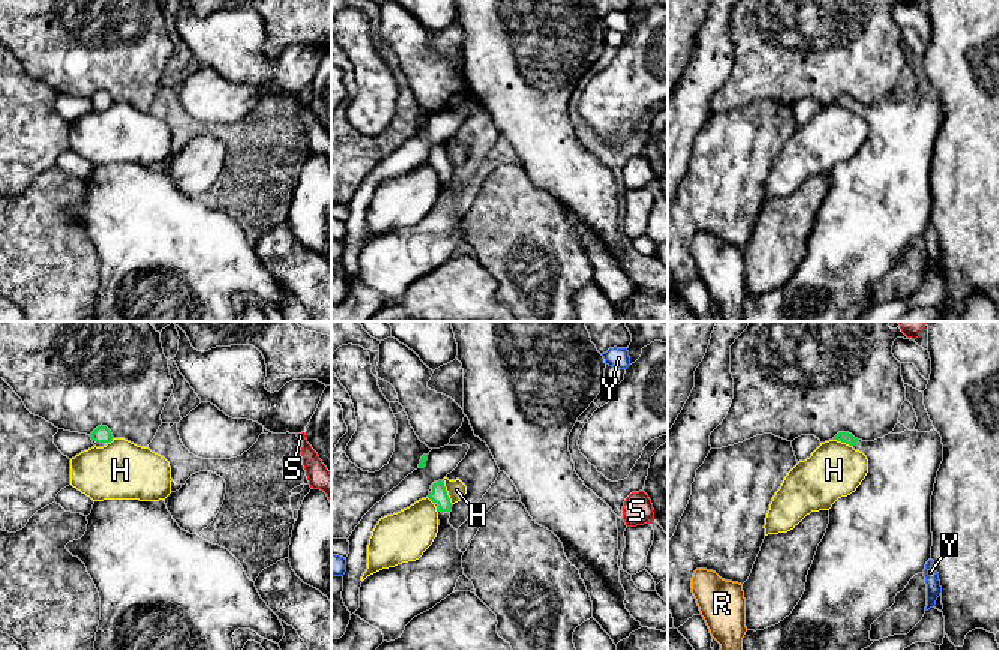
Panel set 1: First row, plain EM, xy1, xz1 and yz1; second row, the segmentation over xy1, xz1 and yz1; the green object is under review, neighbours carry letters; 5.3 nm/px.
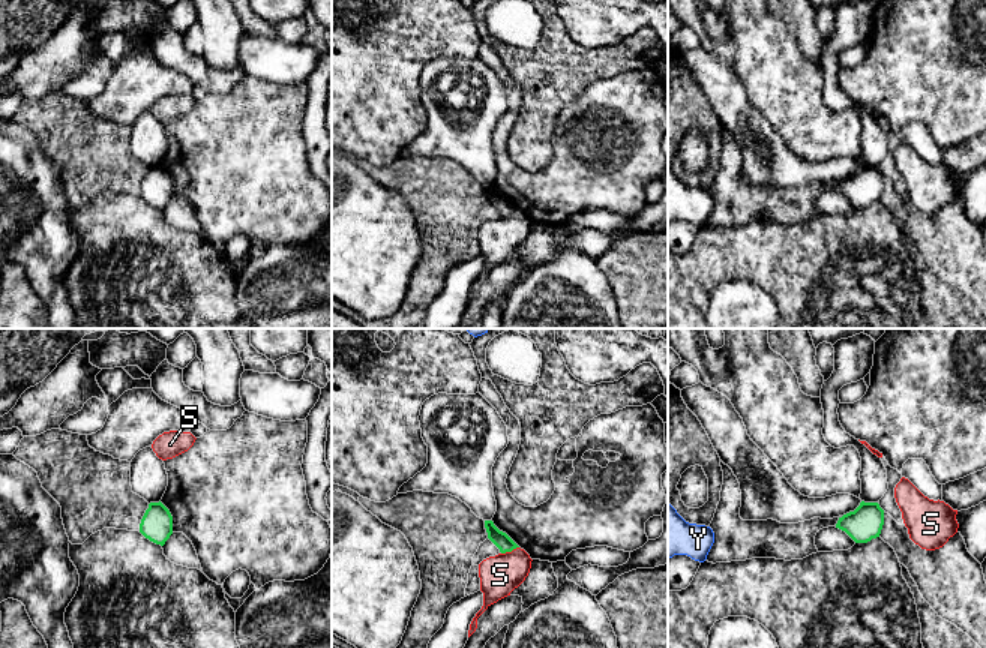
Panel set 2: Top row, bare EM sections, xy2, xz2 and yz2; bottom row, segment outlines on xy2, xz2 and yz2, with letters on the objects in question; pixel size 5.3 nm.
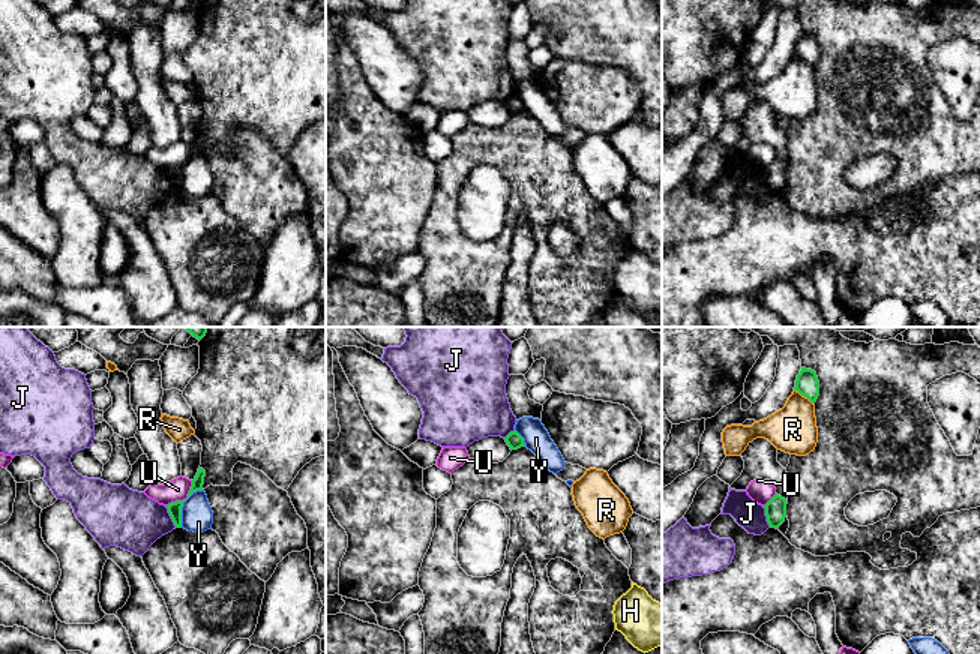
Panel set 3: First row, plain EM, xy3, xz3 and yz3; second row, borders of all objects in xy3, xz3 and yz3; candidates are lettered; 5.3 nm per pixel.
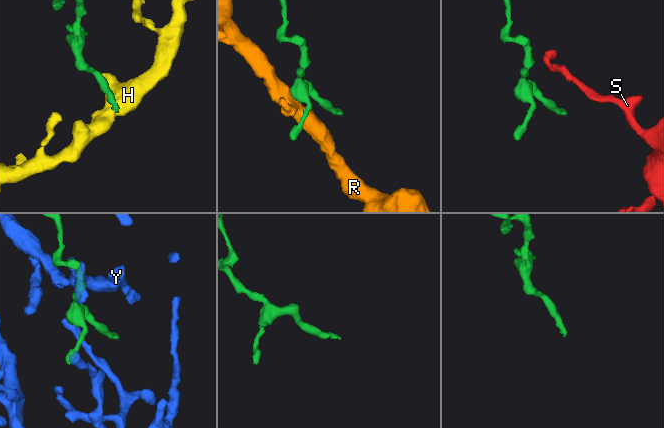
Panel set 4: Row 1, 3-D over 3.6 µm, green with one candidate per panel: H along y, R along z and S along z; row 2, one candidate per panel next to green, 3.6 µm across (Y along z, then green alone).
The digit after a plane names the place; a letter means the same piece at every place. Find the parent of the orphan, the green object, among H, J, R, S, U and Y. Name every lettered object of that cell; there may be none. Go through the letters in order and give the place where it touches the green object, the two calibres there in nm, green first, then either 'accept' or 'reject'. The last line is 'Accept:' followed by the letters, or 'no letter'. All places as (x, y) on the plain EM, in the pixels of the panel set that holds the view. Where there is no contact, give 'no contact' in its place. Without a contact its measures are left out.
H: meets green in xz1 at (446, 156); 90 nm thick on the green side, 100 nm on the other; reject
J: meets green in xy3 at (170, 179); 80 nm thick on the green side, 320 nm on the other; reject
R: meets green in yz3 at (803, 59); 120 nm thick on the green side, 260 nm on the other; reject
S: meets green in xz2 at (509, 215); 90 nm thick on the green side, 220 nm on the other; reject
U: meets green in xy3 at (186, 162); 80 nm thick on the green side, 120 nm on the other; reject
Y: meets green in xy3 at (182, 170); 80 nm thick on the green side, 170 nm on the other; reject
Accept: no letter

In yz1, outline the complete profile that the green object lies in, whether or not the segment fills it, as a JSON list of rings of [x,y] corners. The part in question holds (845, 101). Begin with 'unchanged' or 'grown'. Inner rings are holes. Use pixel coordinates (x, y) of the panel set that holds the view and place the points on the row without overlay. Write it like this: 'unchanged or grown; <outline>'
grown; [[[906,93],[862,105],[849,96],[838,96],[834,104],[862,116],[868,123],[868,137],[855,156],[838,162],[830,173],[826,197],[808,234],[806,255],[792,278],[768,293],[747,294],[742,302],[744,321],[856,321],[874,306],[870,303],[872,288],[896,267],[896,260],[915,239],[924,237],[932,224],[932,159],[944,125],[940,98],[936,93]]]

